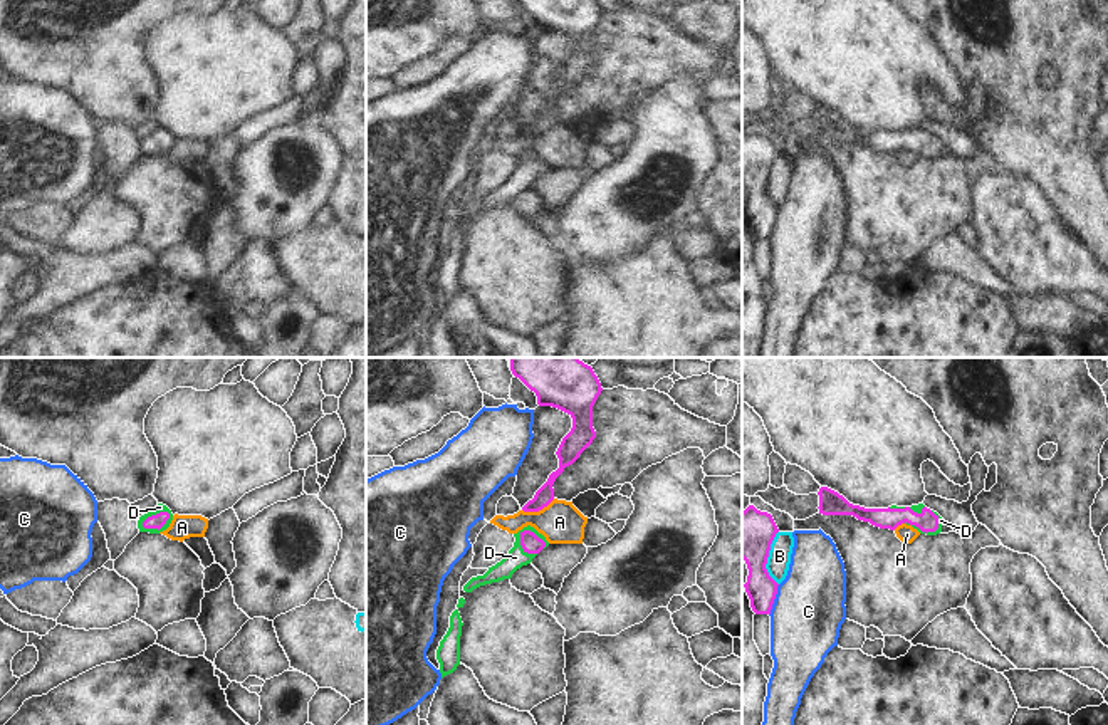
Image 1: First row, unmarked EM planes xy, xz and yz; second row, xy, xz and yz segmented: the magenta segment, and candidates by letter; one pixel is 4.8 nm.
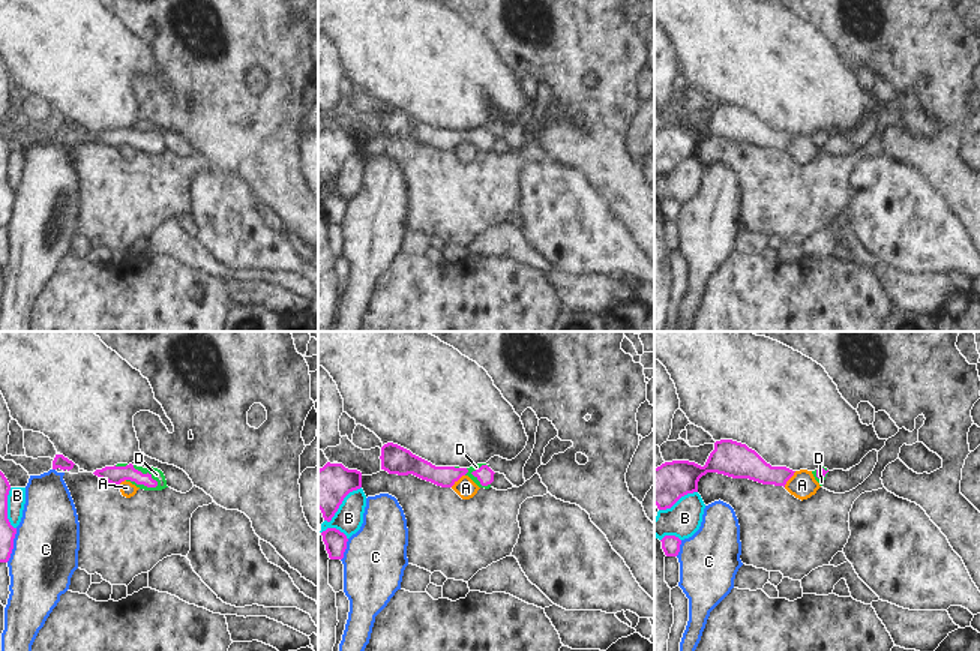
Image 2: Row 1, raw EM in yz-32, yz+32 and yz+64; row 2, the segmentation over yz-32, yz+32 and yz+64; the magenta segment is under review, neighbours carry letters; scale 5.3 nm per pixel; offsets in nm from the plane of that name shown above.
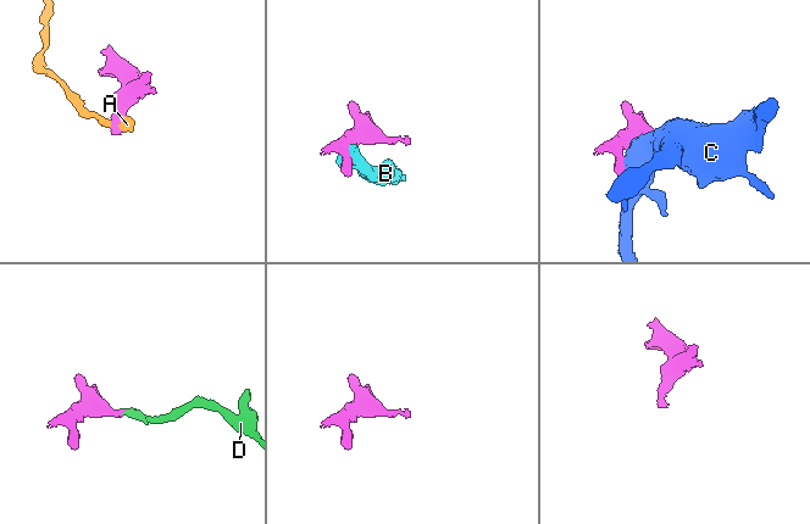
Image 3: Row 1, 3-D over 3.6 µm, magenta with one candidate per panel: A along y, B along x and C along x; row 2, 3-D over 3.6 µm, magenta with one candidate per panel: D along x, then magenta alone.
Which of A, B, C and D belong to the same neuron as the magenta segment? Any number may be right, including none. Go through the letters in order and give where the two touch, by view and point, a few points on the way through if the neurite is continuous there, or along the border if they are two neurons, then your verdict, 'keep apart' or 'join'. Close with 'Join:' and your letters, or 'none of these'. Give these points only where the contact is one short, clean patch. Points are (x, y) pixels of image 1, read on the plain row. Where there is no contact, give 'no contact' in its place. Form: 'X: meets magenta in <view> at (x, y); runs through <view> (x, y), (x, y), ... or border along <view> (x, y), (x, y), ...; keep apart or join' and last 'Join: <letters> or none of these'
A: meets magenta in xz at (538, 135); border along xz (554, 123), (538, 135), (522, 135); keep apart
B: meets magenta in yz at (768, 180); keep apart
C: meets magenta in yz at (774, 222); border along yz (779, 208), (769, 239); keep apart
D: meets magenta in xz at (533, 156); runs through xz (531, 168), (533, 156), (521, 158), (516, 182); join
Join: D

